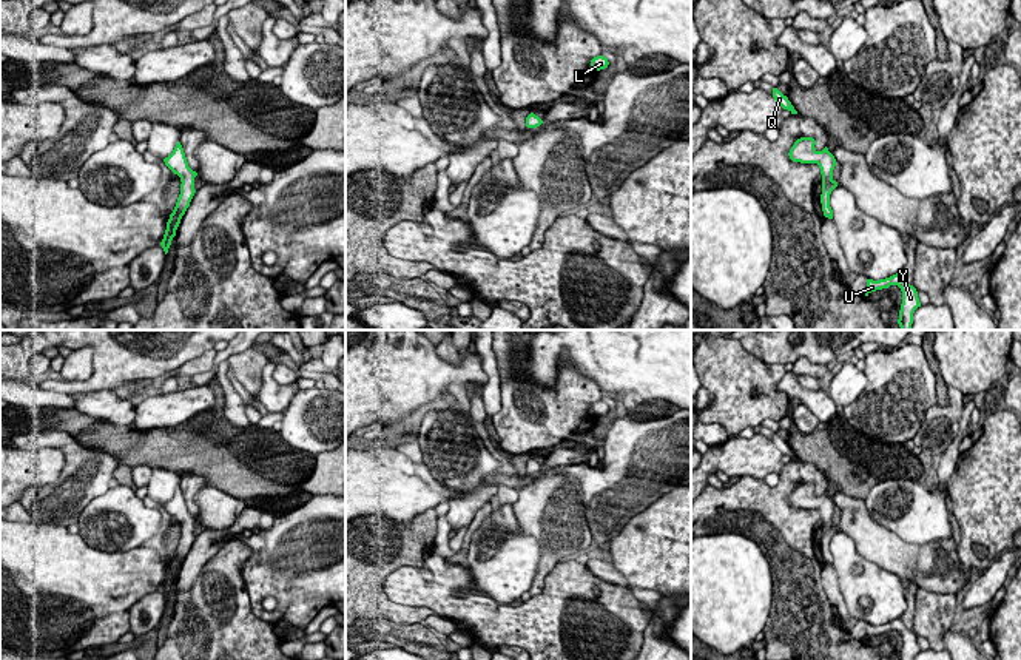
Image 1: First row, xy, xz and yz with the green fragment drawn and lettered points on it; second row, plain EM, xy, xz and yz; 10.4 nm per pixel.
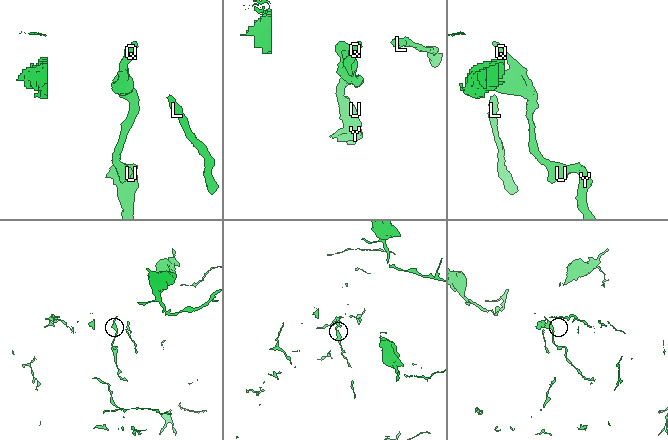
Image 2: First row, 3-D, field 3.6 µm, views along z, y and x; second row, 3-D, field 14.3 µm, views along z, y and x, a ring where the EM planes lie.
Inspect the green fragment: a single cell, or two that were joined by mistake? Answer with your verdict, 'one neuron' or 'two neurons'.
two neurons

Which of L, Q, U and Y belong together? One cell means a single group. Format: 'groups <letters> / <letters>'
groups L Q / U Y

